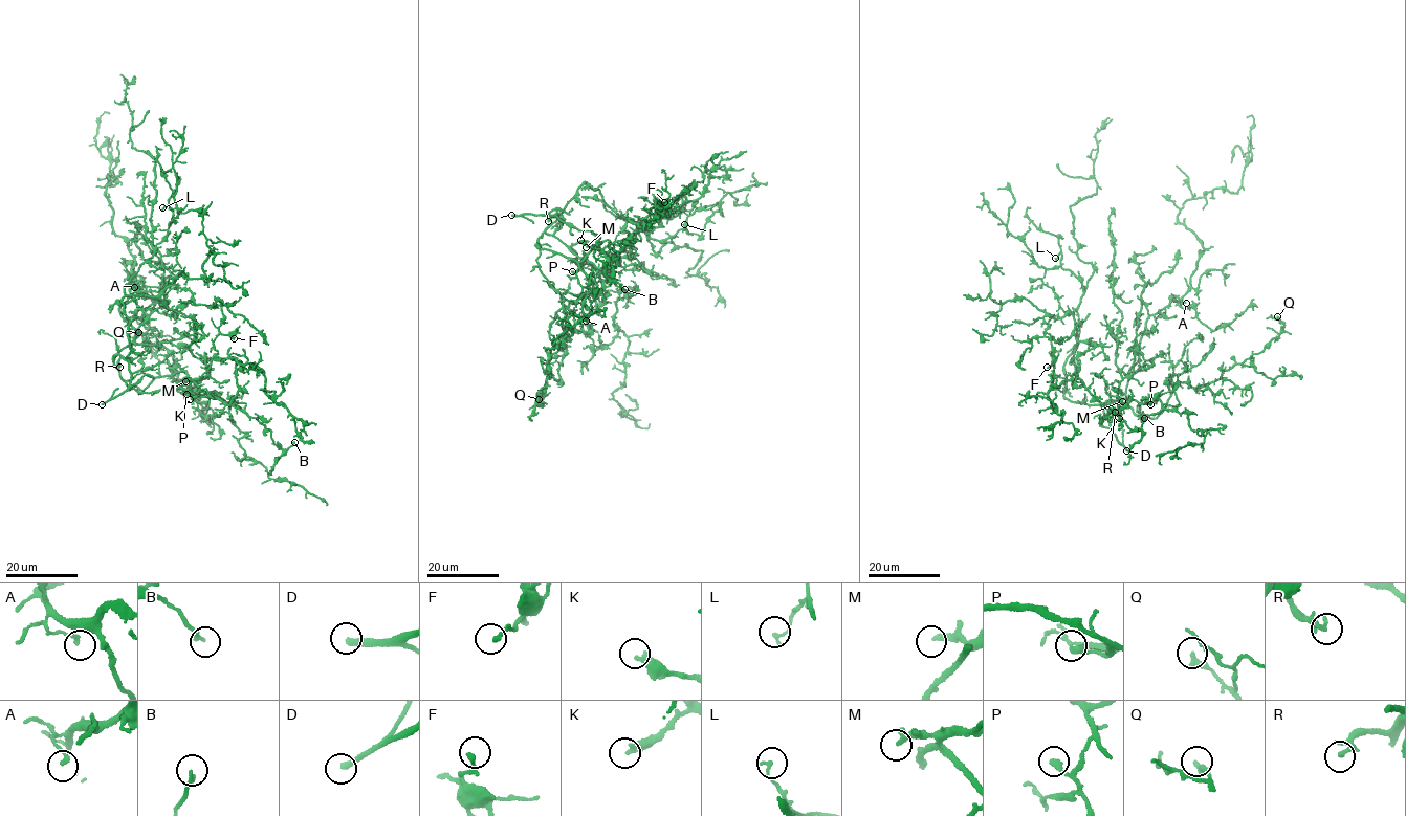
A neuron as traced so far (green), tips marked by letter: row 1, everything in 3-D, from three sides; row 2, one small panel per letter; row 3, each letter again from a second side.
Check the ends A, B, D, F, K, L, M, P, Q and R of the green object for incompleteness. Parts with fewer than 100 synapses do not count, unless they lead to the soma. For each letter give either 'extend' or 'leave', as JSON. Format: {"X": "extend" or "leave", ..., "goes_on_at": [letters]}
{"A": "leave", "B": "leave", "D": "extend", "F": "leave", "K": "leave", "L": "leave", "M": "leave", "P": "leave", "Q": "leave", "R": "leave", "goes_on_at": ["D"]}

